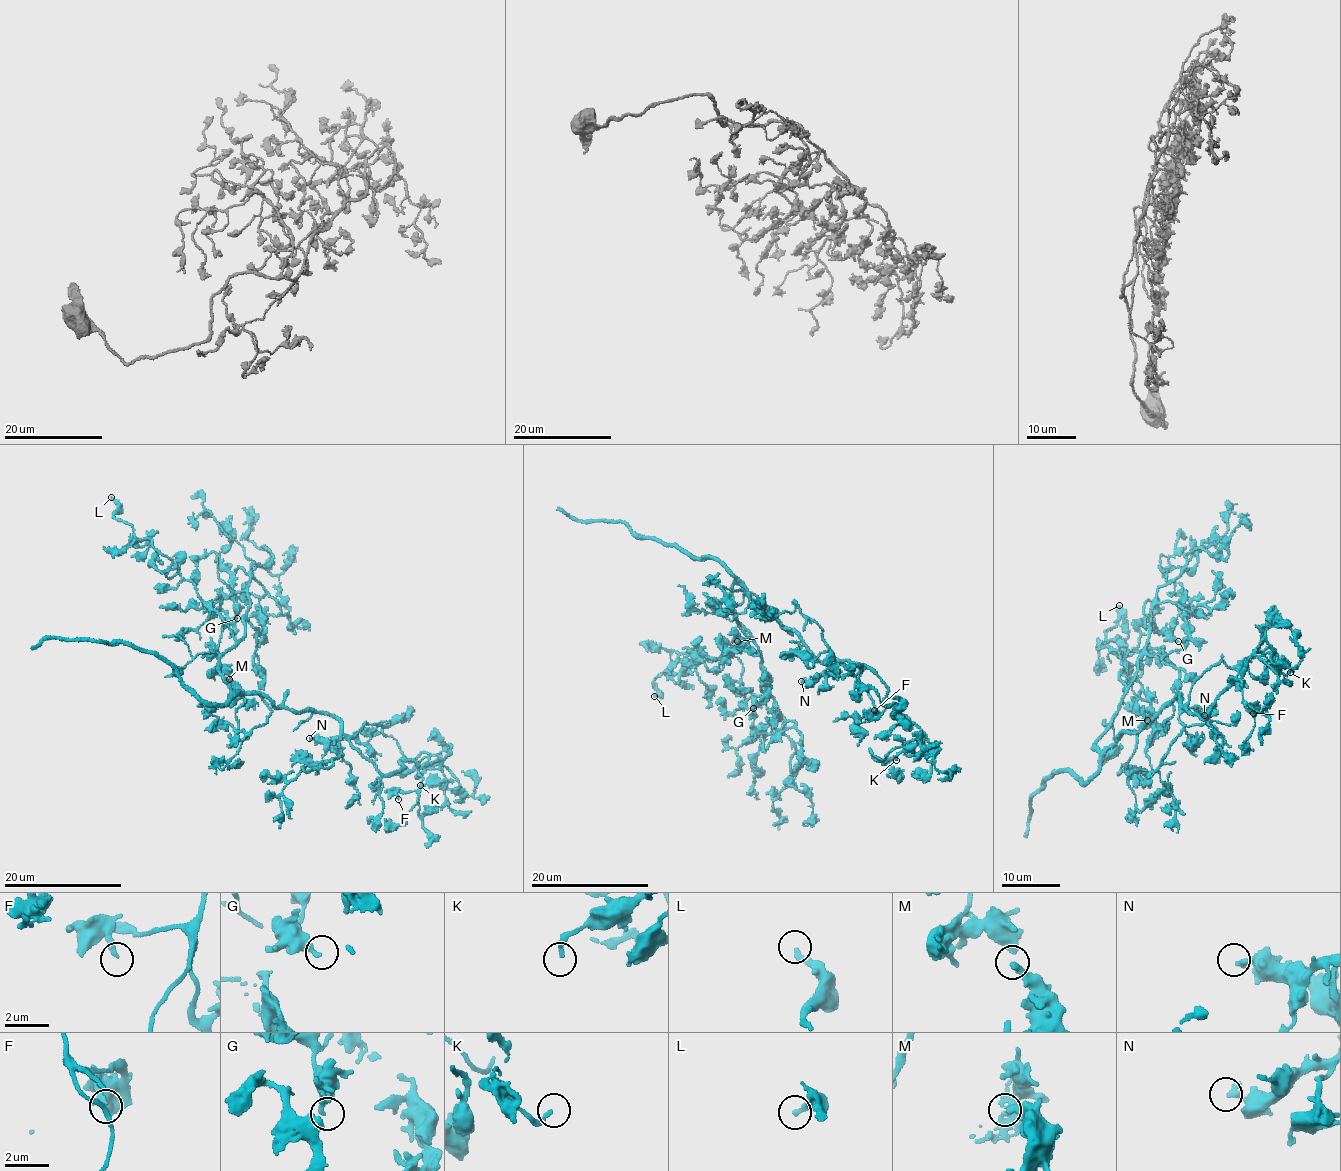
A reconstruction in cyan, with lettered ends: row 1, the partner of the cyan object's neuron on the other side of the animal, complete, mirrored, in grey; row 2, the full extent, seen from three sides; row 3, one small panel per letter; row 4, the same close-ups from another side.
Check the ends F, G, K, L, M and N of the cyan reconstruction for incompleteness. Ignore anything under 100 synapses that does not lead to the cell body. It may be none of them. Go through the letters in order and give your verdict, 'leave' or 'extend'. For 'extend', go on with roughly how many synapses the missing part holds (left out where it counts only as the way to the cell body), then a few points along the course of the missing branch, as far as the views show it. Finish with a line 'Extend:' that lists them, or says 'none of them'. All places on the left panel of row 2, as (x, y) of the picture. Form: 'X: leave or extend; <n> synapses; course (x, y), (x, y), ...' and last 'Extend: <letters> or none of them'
F: leave
G: leave
K: leave
L: leave
M: leave
N: leave
Extend: none of them

